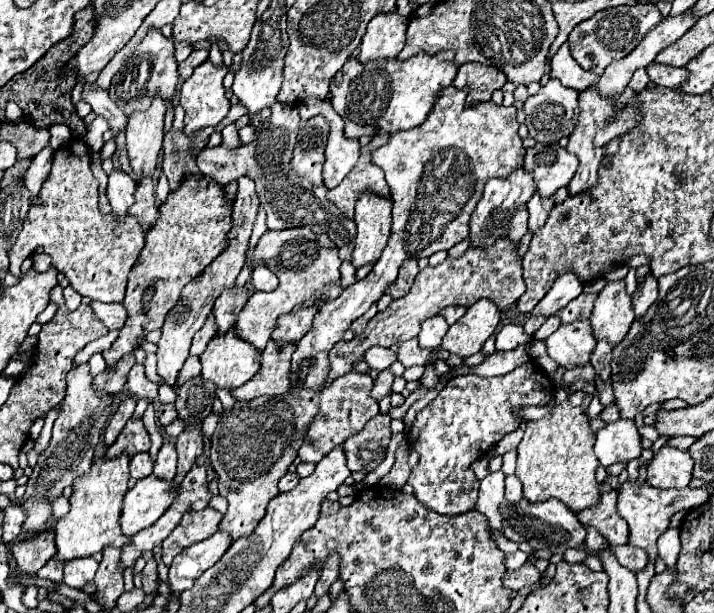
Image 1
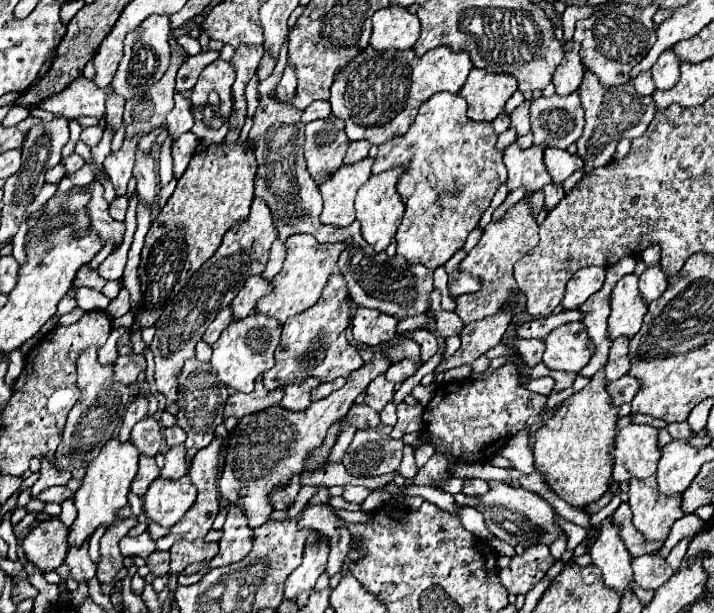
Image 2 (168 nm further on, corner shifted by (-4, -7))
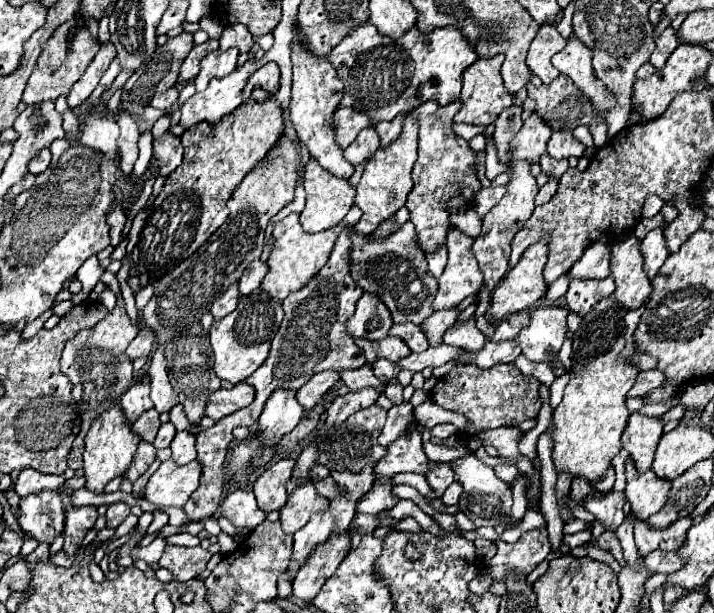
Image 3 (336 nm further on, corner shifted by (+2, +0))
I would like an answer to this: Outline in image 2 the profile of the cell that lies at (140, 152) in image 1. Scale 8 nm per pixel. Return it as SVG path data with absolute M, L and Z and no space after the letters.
M183 47L171 49L171 65L167 73L143 95L143 99L127 99L123 125L127 135L139 131L151 131L165 123L167 113L173 109L173 95L175 95L175 75L181 67L187 51Z

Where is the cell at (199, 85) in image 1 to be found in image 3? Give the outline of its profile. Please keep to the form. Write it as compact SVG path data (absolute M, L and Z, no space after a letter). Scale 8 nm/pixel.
M231 48L227 52L215 50L209 52L203 60L201 60L201 70L195 78L195 88L201 92L207 88L211 78L223 78L227 74L231 74L237 68L237 48Z

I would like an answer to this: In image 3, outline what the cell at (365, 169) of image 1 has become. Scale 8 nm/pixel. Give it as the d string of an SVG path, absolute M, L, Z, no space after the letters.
M313 156L307 162L305 192L307 192L307 204L305 204L305 210L301 212L301 224L303 224L305 232L321 232L321 230L327 230L327 228L333 228L335 224L339 224L345 218L345 214L349 212L349 208L353 206L353 196L355 196L355 188L351 186L349 178L343 180L341 176L335 176L329 170L321 168L317 158L313 158Z

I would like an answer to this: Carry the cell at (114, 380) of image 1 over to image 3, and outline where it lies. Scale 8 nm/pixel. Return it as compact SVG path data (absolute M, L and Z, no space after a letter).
M143 326L143 328L139 330L139 334L137 334L137 336L131 340L131 344L127 346L125 354L127 354L131 360L147 358L147 356L151 354L151 350L153 350L153 340L155 340L153 330L147 328L147 326Z

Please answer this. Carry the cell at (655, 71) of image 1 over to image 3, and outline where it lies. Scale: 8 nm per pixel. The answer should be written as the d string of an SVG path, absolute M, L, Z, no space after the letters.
M669 26L661 36L659 36L659 40L655 42L655 50L653 50L653 54L651 54L651 64L655 66L655 70L661 70L663 66L665 66L665 62L667 62L667 58L673 54L673 50L679 46L679 42L677 42L677 38L675 38L675 30Z

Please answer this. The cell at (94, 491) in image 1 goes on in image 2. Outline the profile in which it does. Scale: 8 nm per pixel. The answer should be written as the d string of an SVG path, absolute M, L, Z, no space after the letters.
M111 437L101 453L89 463L87 475L83 479L83 485L75 493L75 507L77 507L77 519L69 533L69 545L81 545L99 525L111 525L117 521L117 511L127 505L127 493L133 477L137 475L137 461L139 451L127 441L121 443L119 437Z

